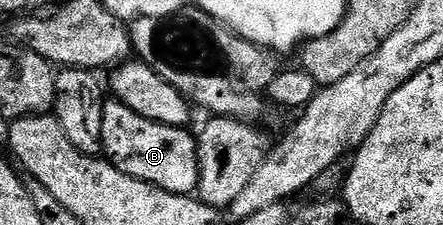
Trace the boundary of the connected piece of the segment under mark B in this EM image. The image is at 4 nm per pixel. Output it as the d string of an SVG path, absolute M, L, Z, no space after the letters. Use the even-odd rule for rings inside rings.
M103 101L101 115L101 149L106 160L119 168L125 175L170 193L190 194L199 181L196 138L187 134L186 128L153 123L137 111L125 107L120 101Z

